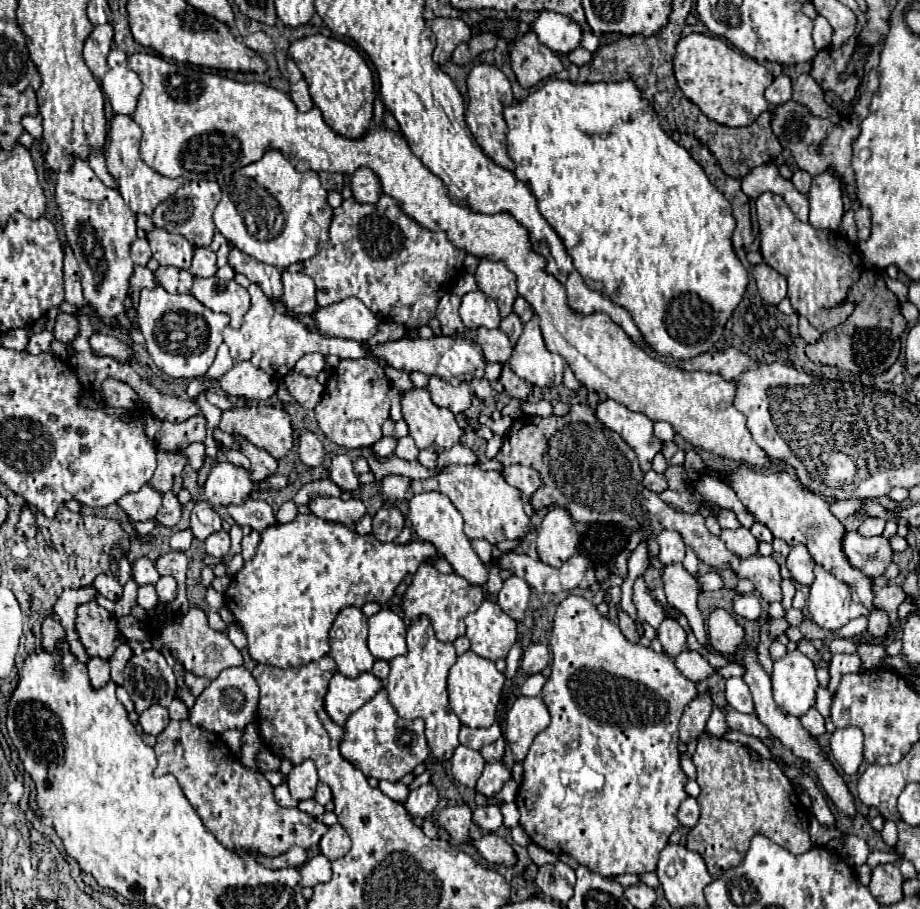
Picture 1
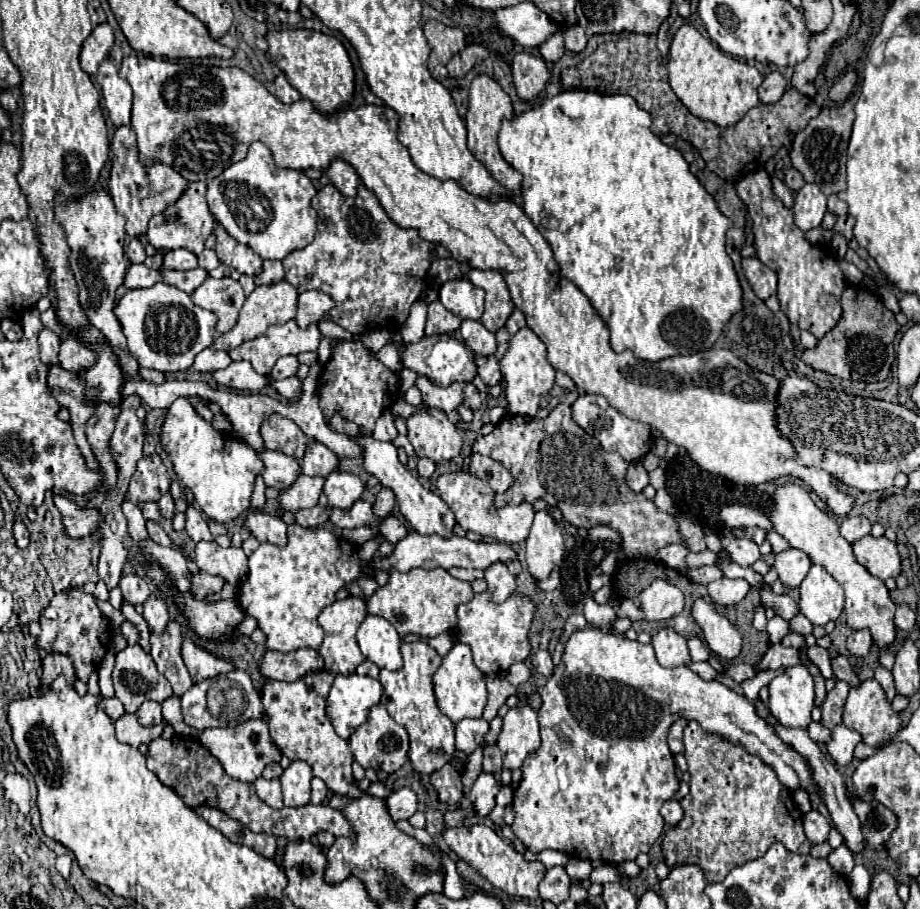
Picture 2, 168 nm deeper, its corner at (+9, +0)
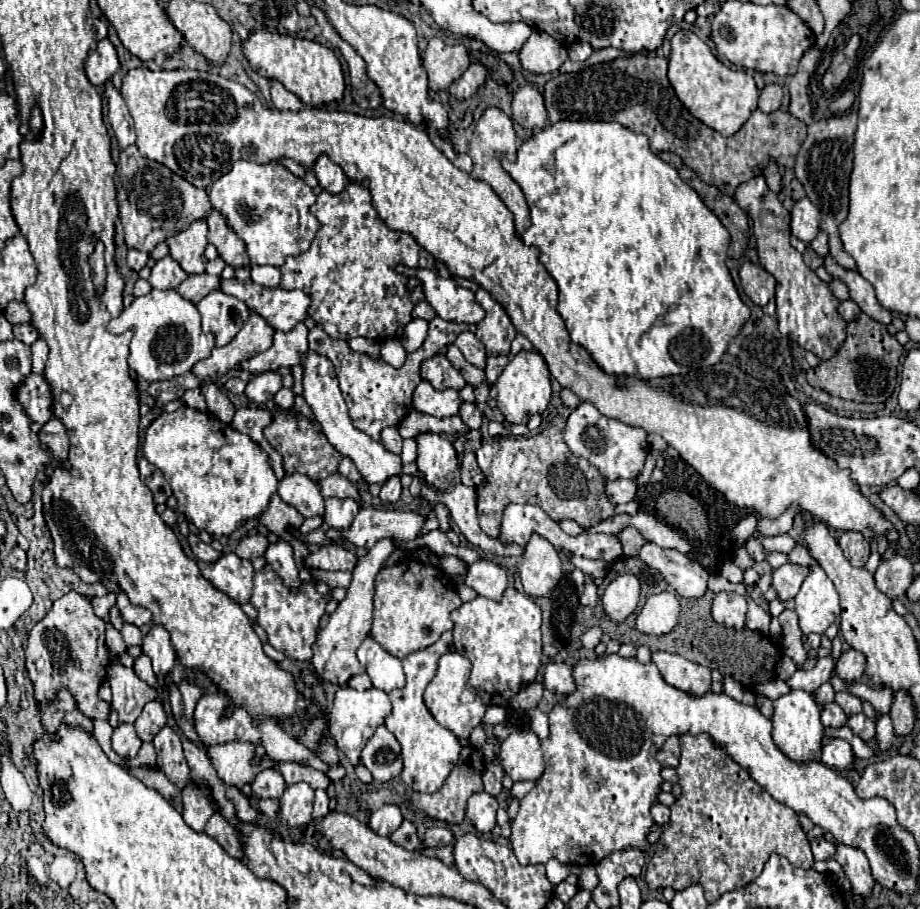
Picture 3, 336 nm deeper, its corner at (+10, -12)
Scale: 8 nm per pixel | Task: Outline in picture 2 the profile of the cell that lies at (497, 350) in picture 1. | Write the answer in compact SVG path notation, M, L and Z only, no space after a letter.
M465 320L461 324L461 336L477 356L491 356L497 350L495 334L477 320Z

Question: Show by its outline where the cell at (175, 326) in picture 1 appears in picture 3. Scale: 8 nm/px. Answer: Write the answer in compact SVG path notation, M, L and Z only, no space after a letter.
M152 290L150 294L136 298L118 318L110 320L108 330L112 334L132 332L128 364L130 370L148 382L186 374L196 362L210 356L214 348L214 336L204 336L200 330L196 304L184 300L176 290Z

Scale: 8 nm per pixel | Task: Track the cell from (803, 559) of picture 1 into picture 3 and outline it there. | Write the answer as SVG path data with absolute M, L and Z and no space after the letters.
M784 564L778 570L774 570L772 586L778 592L778 598L780 600L792 600L808 572L810 570L806 566L798 566L798 564Z

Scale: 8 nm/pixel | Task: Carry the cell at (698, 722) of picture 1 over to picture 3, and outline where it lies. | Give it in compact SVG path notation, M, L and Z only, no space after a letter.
M668 736L666 744L658 750L658 762L662 766L678 766L678 758L680 758L680 742L678 736Z

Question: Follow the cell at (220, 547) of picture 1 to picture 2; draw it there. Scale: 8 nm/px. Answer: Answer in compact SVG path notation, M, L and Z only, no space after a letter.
M215 540L197 542L195 562L199 570L223 576L229 584L239 584L247 574L247 556L243 554L243 550L233 546L221 548Z

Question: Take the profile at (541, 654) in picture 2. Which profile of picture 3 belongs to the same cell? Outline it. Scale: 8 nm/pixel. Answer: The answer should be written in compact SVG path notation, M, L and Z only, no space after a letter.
M550 662L544 672L544 684L550 692L568 696L574 692L574 676L572 676L572 666L566 662Z

